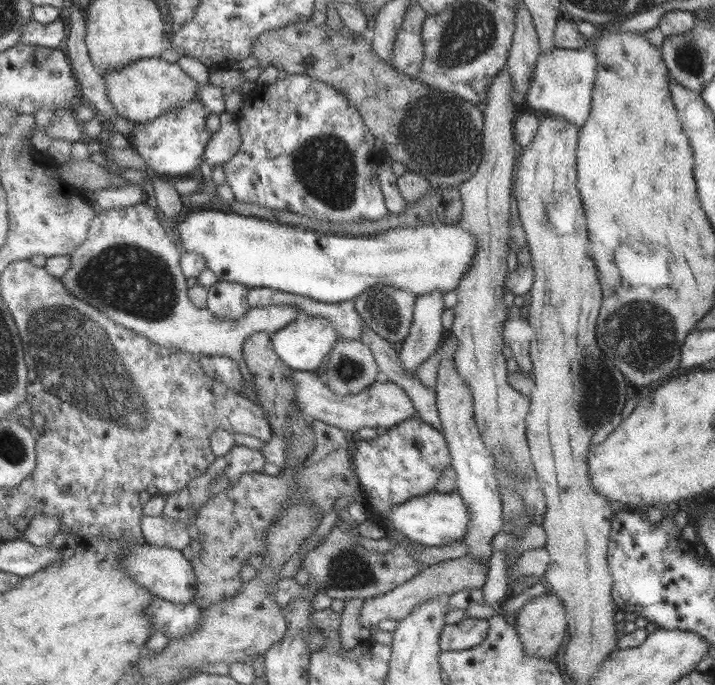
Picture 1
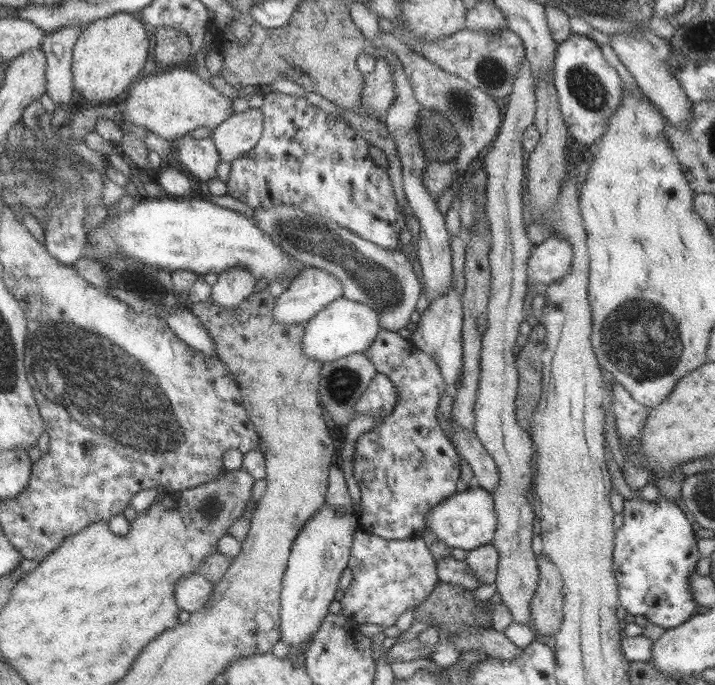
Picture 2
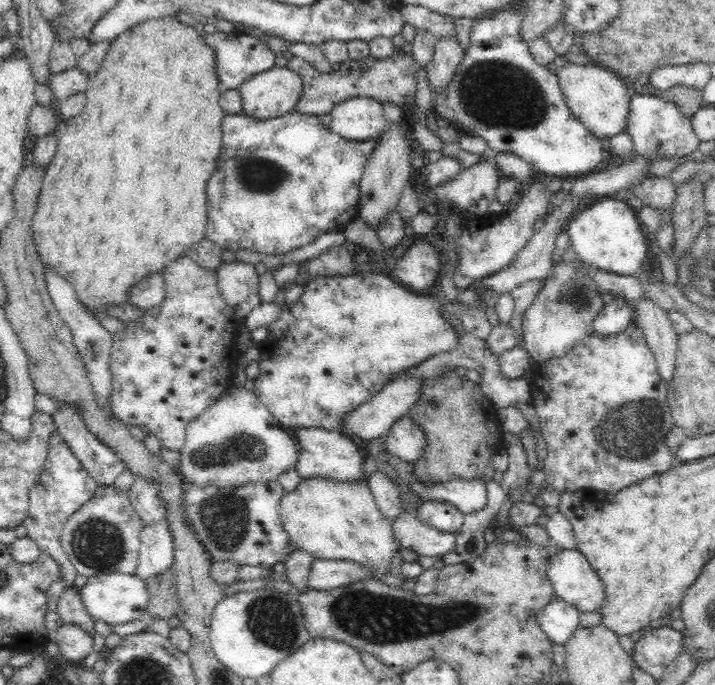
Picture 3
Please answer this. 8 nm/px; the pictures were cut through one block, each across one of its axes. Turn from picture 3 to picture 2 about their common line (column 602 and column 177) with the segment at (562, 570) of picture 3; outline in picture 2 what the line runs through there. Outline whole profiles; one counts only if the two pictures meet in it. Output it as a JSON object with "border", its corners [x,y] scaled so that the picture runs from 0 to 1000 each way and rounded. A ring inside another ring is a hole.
{"border":[[[266,835],[255,841],[243,858],[243,874],[248,888],[264,896],[284,889],[287,876],[297,866],[299,851],[277,835]]]}

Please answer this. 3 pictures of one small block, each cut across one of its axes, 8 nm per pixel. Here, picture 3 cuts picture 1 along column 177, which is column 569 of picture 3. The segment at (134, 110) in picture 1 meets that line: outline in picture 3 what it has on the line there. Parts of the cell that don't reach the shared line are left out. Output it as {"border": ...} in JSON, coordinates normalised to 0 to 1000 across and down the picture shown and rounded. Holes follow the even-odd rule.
{"border":[[[797,92],[792,99],[780,99],[778,111],[800,166],[822,187],[827,197],[849,206],[877,193],[876,175],[881,164],[884,133],[876,118],[853,101],[832,92],[821,96]]]}

